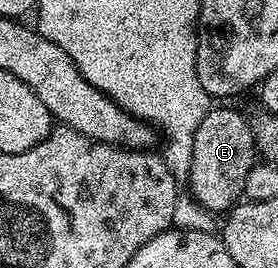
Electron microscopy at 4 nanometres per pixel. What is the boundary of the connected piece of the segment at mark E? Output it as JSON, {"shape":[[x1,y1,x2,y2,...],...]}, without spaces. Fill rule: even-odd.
{"shape":[[218,105,200,121,196,137,192,141,192,169,188,184,194,202,211,213,226,213,243,198,244,177,256,162,254,128,251,120,238,111]]}

